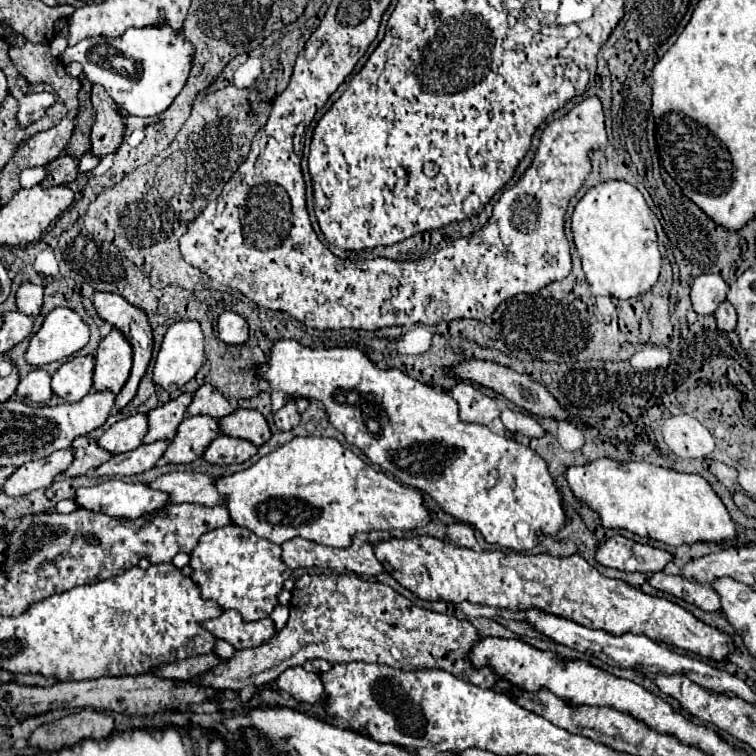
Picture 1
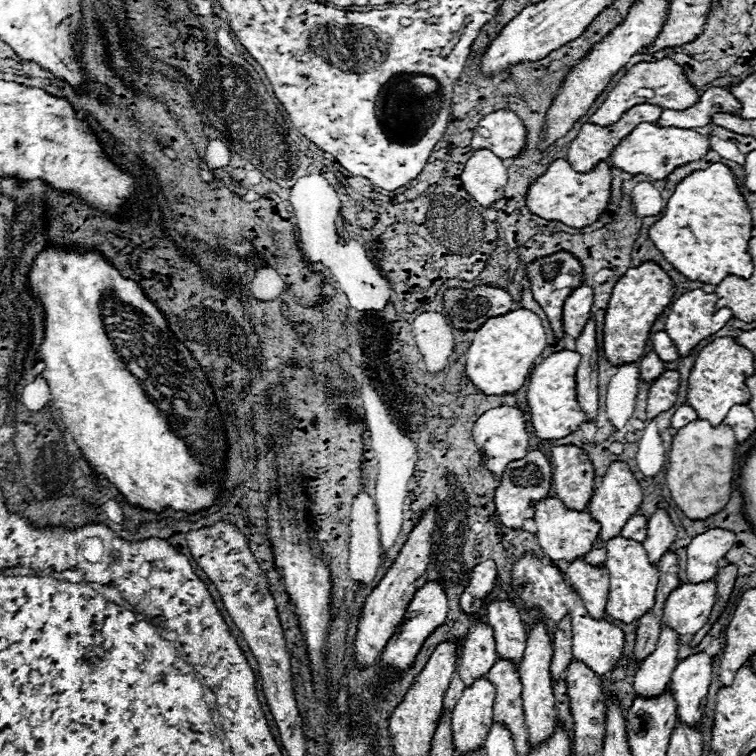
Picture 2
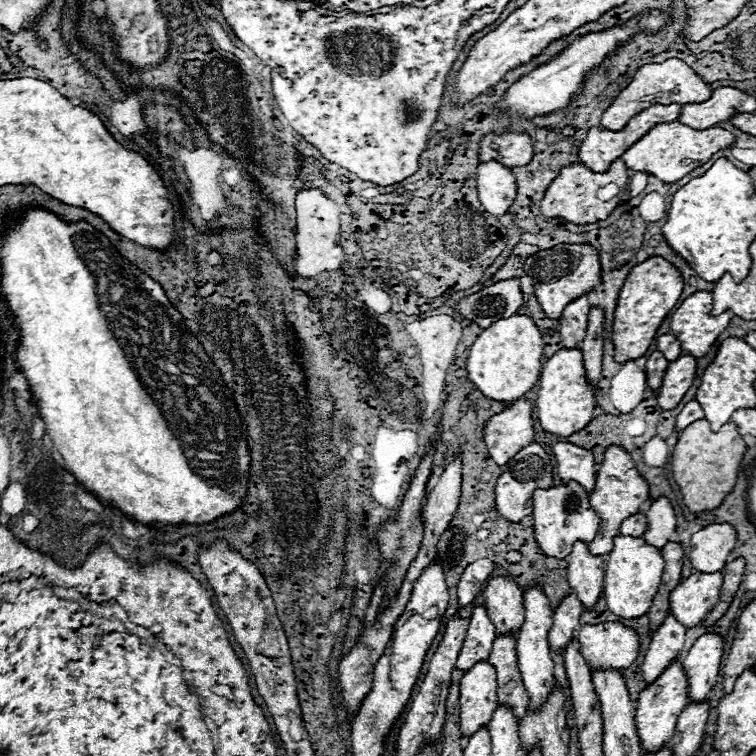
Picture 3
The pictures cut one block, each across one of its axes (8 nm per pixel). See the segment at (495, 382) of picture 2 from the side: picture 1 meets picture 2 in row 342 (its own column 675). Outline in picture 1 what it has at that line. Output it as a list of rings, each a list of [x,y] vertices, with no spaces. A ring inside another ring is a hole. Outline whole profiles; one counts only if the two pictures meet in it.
[[[608,458],[568,468],[566,480],[576,498],[600,514],[604,528],[624,528],[638,536],[682,546],[692,542],[726,542],[738,536],[738,524],[698,474],[658,468],[648,462],[614,462]]]

